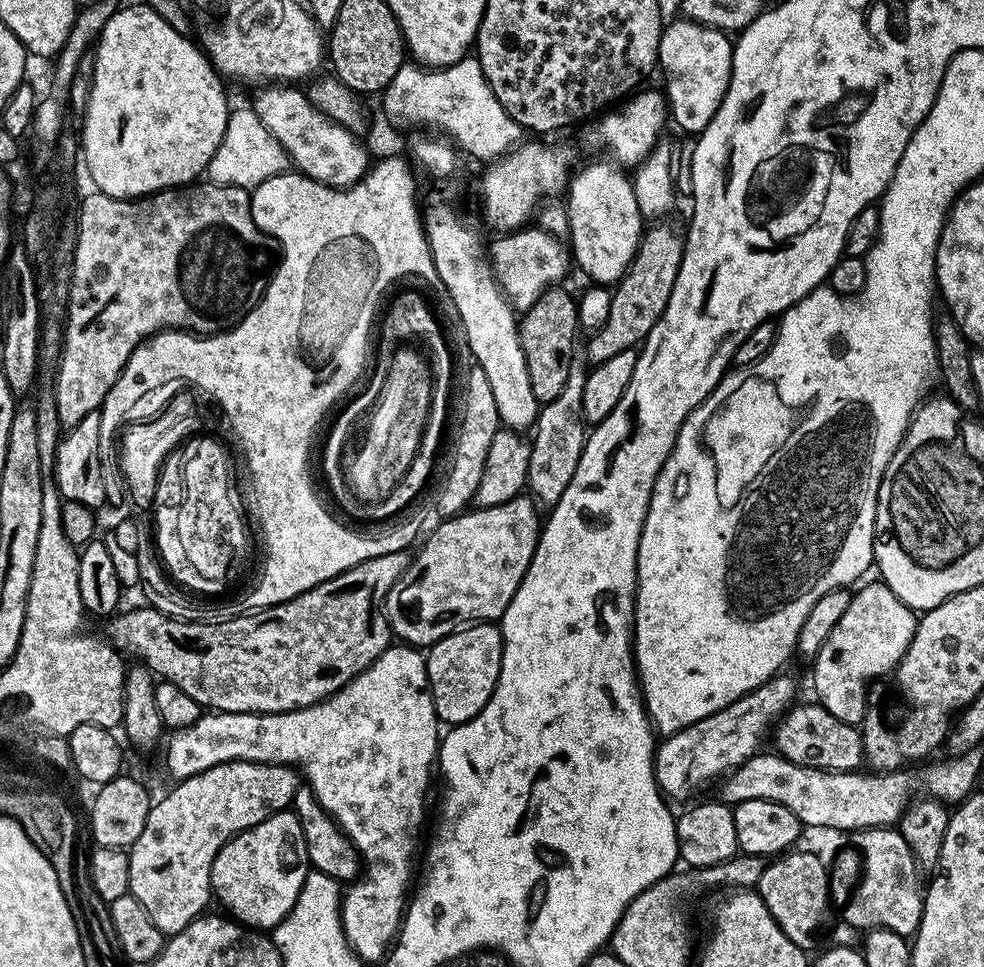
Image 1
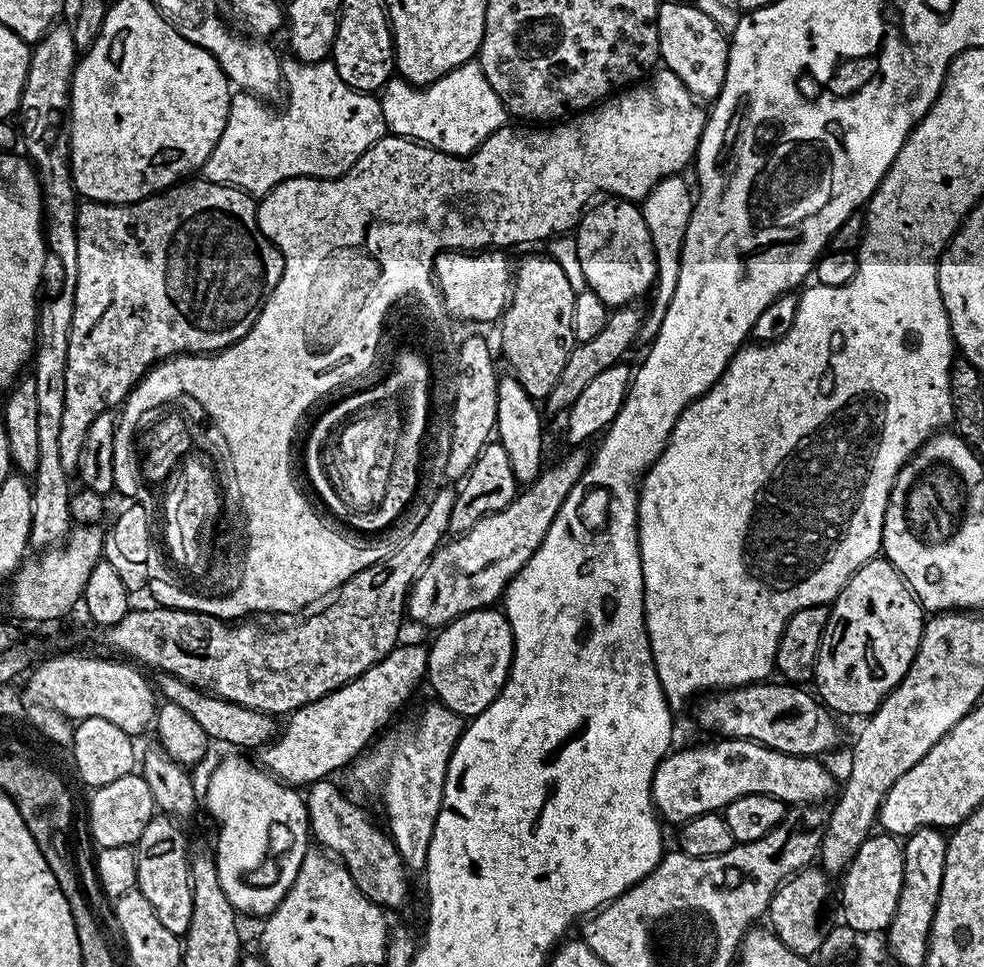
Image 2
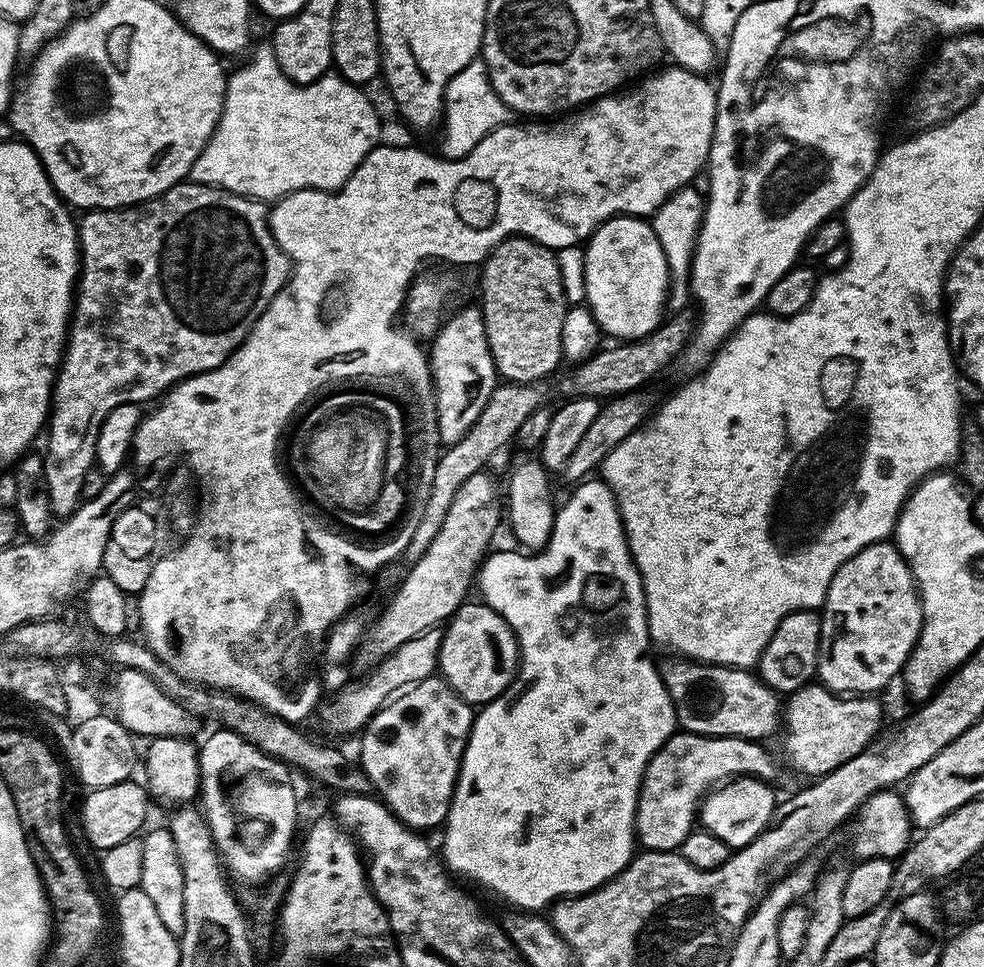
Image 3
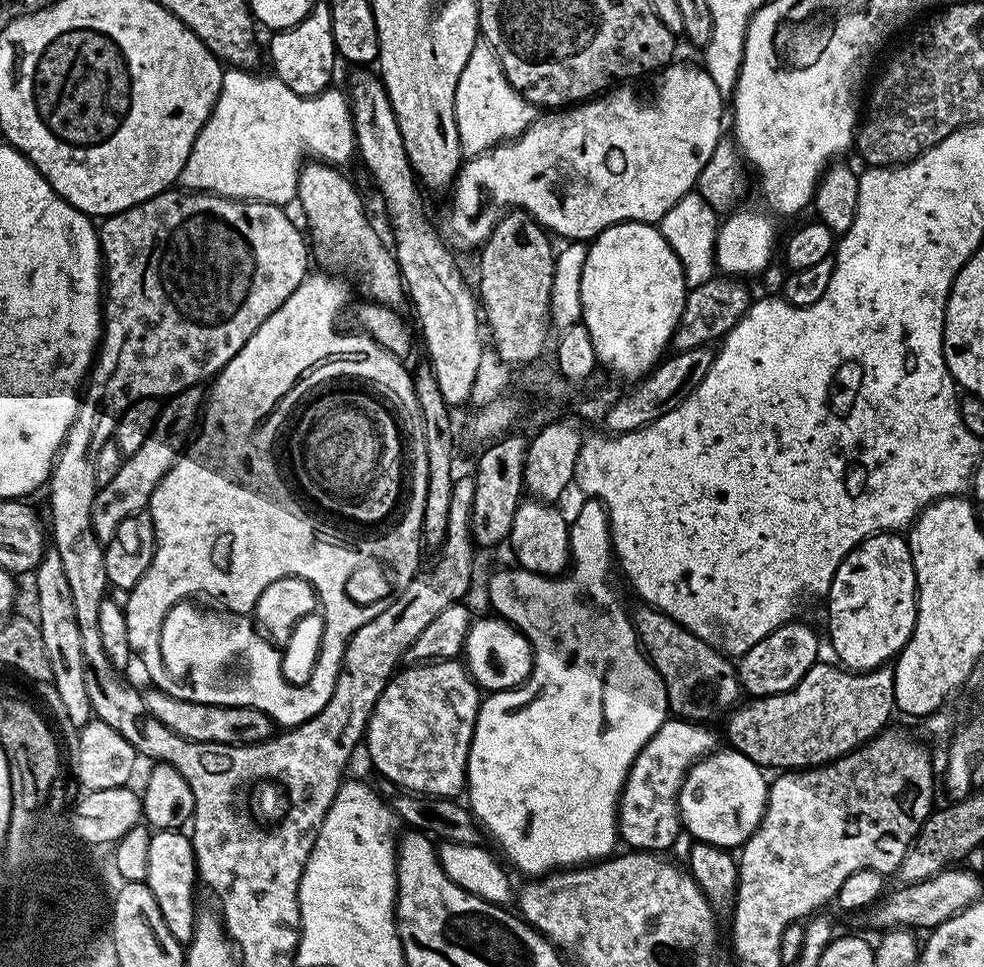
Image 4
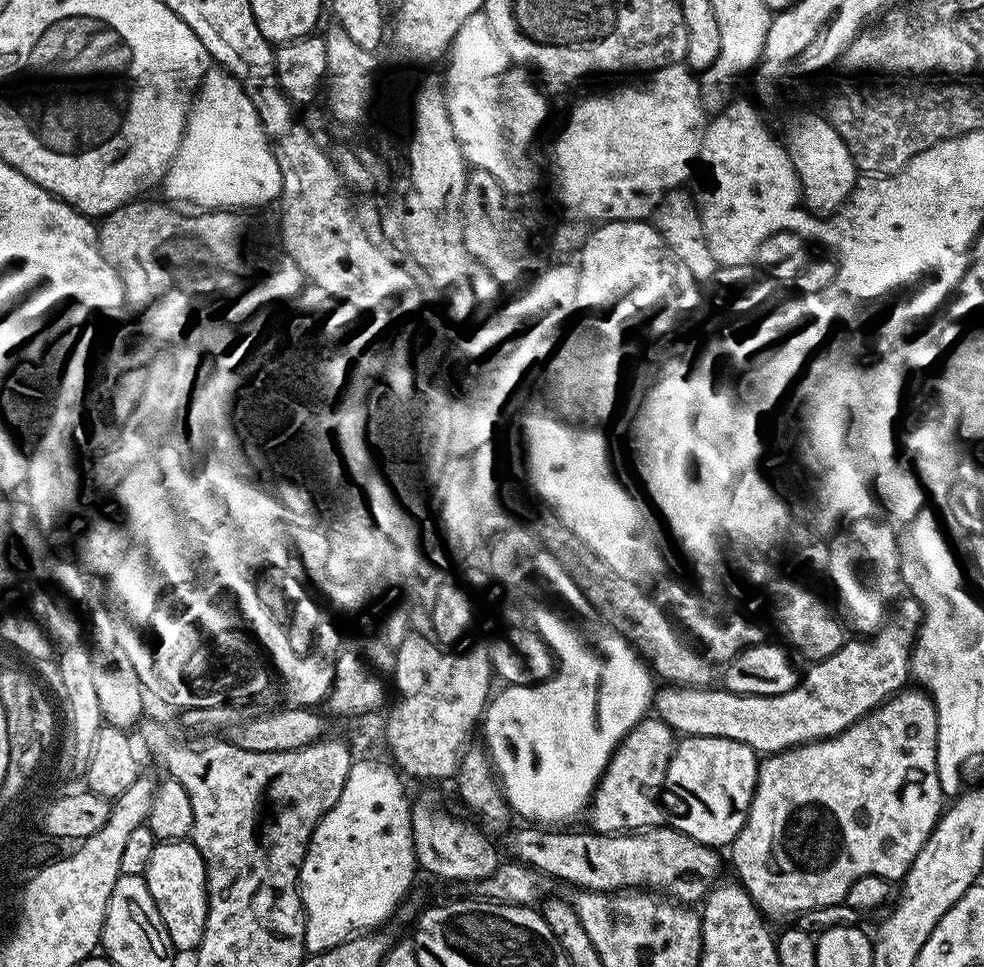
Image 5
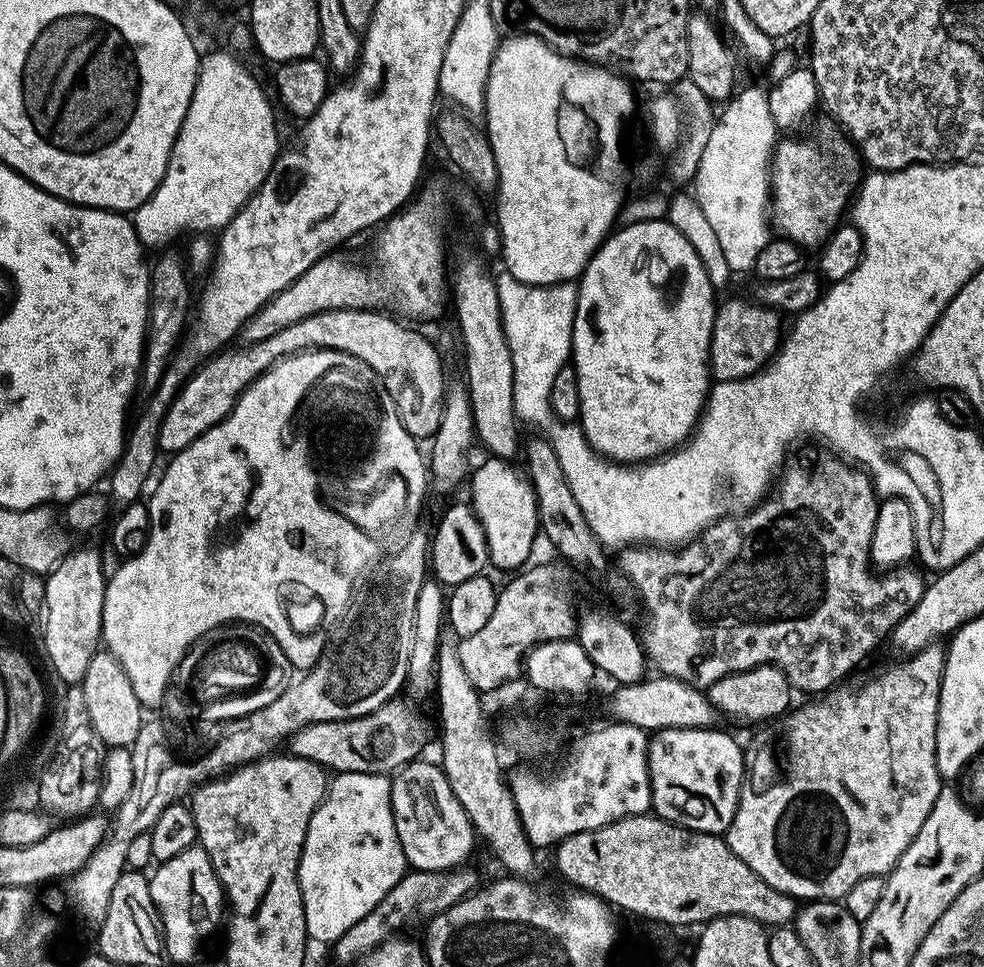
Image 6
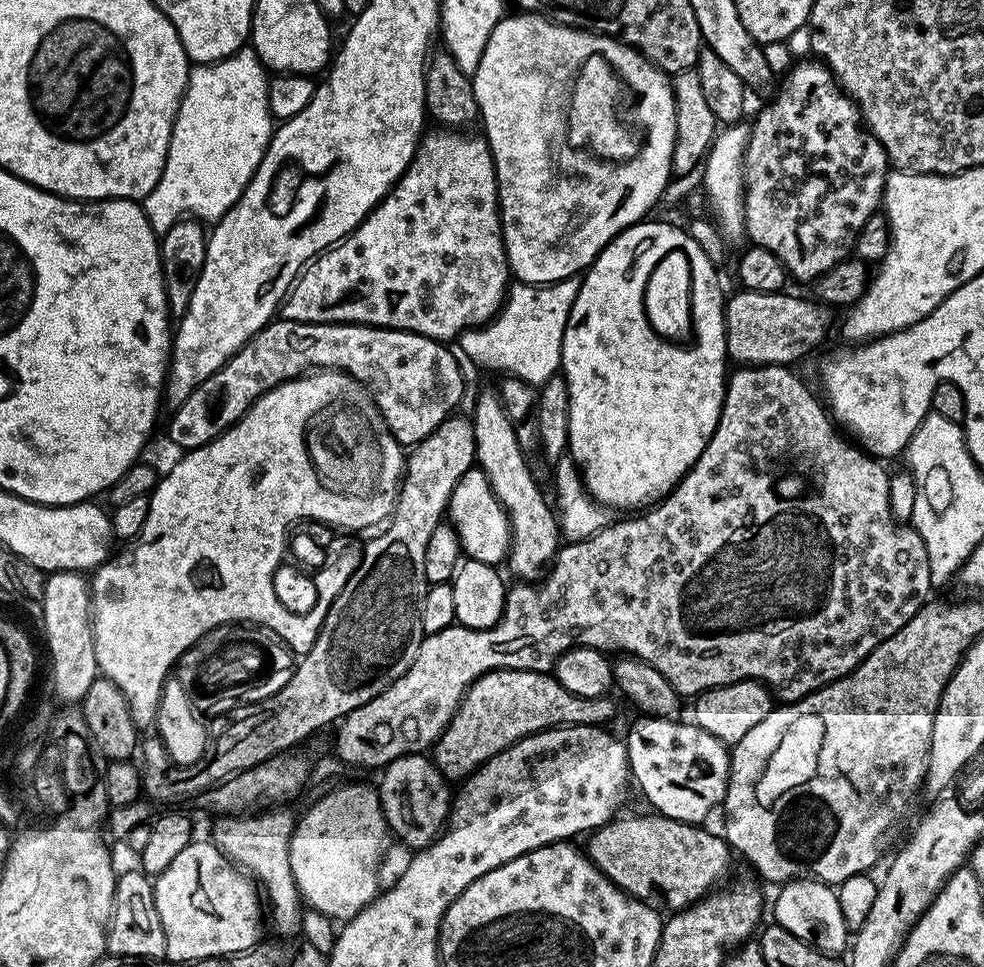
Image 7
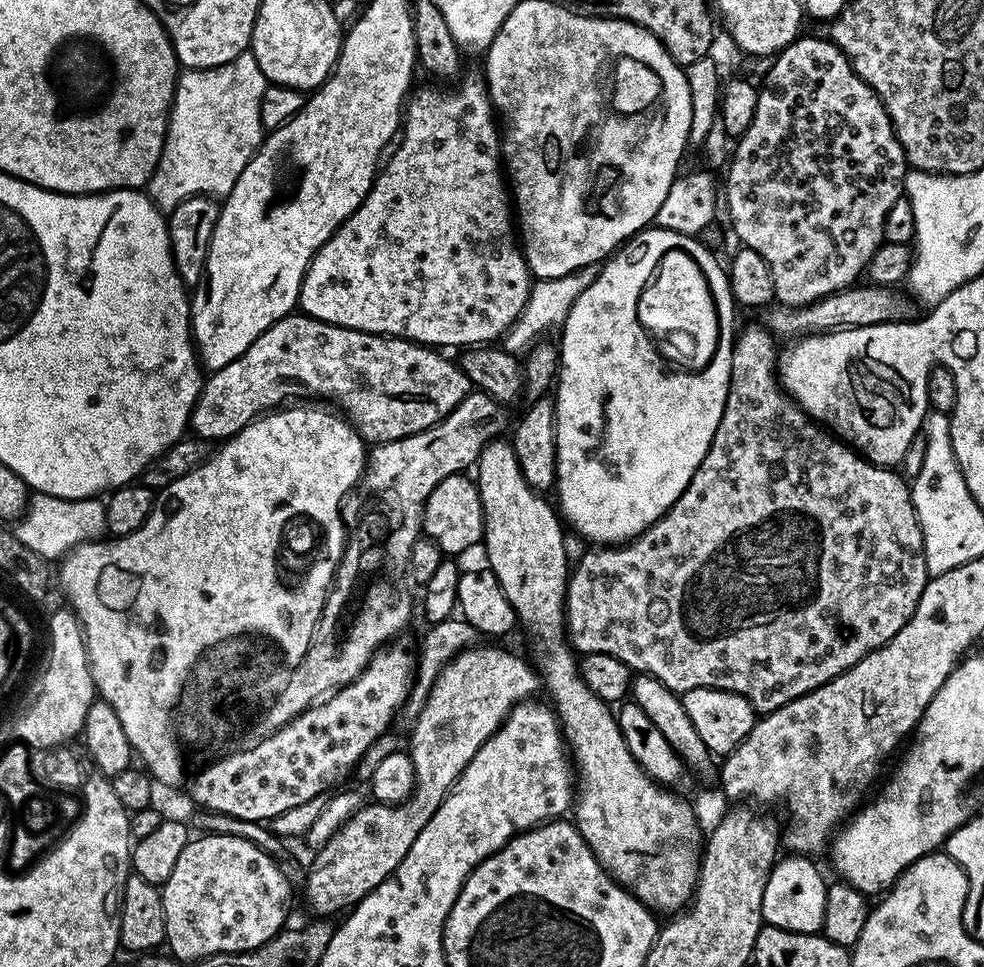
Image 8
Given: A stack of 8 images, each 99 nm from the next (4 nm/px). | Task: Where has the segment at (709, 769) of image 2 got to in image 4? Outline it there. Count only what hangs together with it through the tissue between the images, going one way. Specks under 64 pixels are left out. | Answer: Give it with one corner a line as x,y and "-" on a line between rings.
669,718
664,725
656,731
654,736
642,746
642,750
634,758
624,782
624,789
620,791
620,806
616,809
616,822
618,836
624,840
629,849
638,852
667,853
667,848
676,840
676,835
682,832
680,823
680,806
678,797
684,776
697,760
707,756
709,752
717,751
716,736
711,732
709,725
704,722
693,722
679,718

